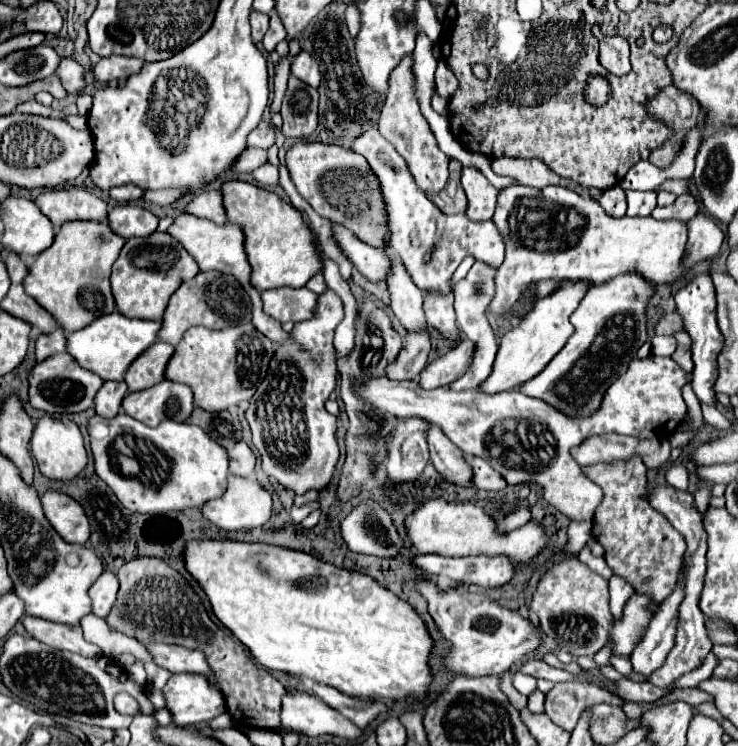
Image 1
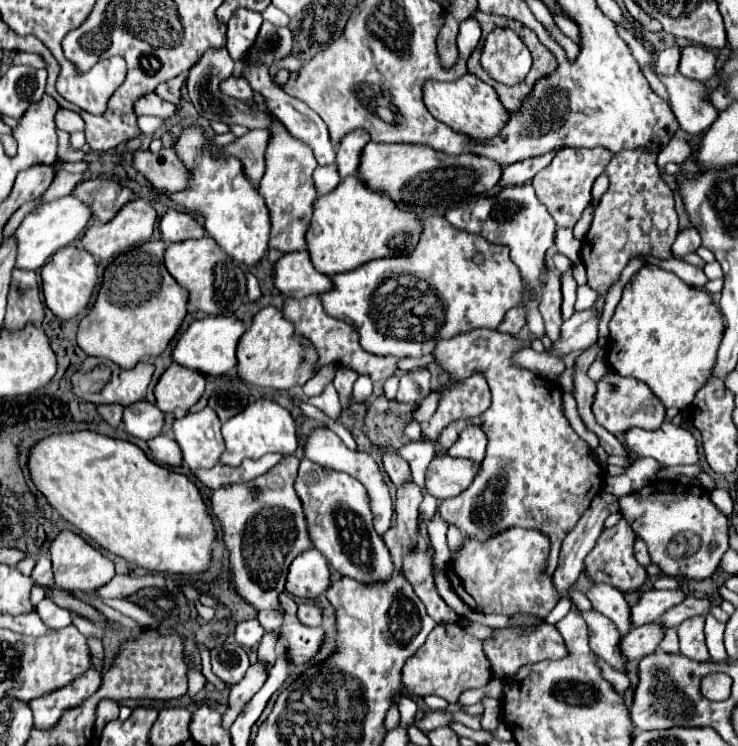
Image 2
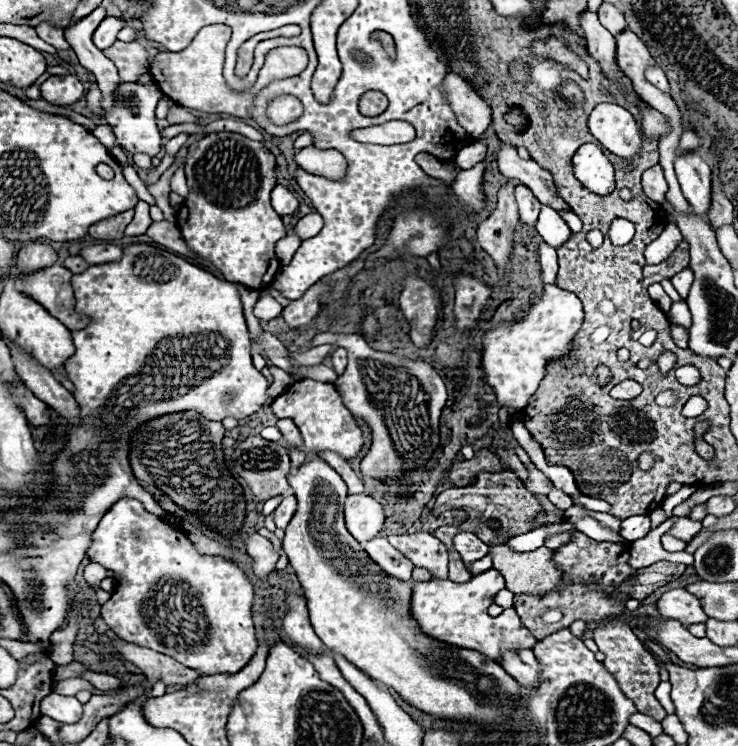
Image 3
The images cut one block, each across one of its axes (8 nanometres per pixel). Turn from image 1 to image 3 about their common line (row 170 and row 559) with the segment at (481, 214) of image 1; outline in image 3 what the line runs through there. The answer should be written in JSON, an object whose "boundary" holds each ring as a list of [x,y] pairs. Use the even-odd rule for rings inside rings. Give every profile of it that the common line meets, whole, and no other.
{"boundary":[[[458,532],[456,534],[456,550],[462,556],[466,568],[470,568],[472,562],[476,562],[488,554],[488,546],[472,532]]]}

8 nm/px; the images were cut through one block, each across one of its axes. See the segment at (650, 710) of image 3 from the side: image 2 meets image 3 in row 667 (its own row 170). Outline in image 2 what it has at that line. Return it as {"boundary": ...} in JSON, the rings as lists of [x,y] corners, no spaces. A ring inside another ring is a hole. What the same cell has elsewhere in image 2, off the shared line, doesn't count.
{"boundary":[[[620,150],[606,166],[606,176],[610,186],[596,206],[594,222],[582,242],[580,252],[582,264],[588,272],[588,284],[600,292],[596,302],[598,310],[604,306],[608,286],[620,276],[630,258],[640,254],[670,258],[670,248],[678,232],[672,190],[656,166],[656,154],[646,154],[646,150]]]}

